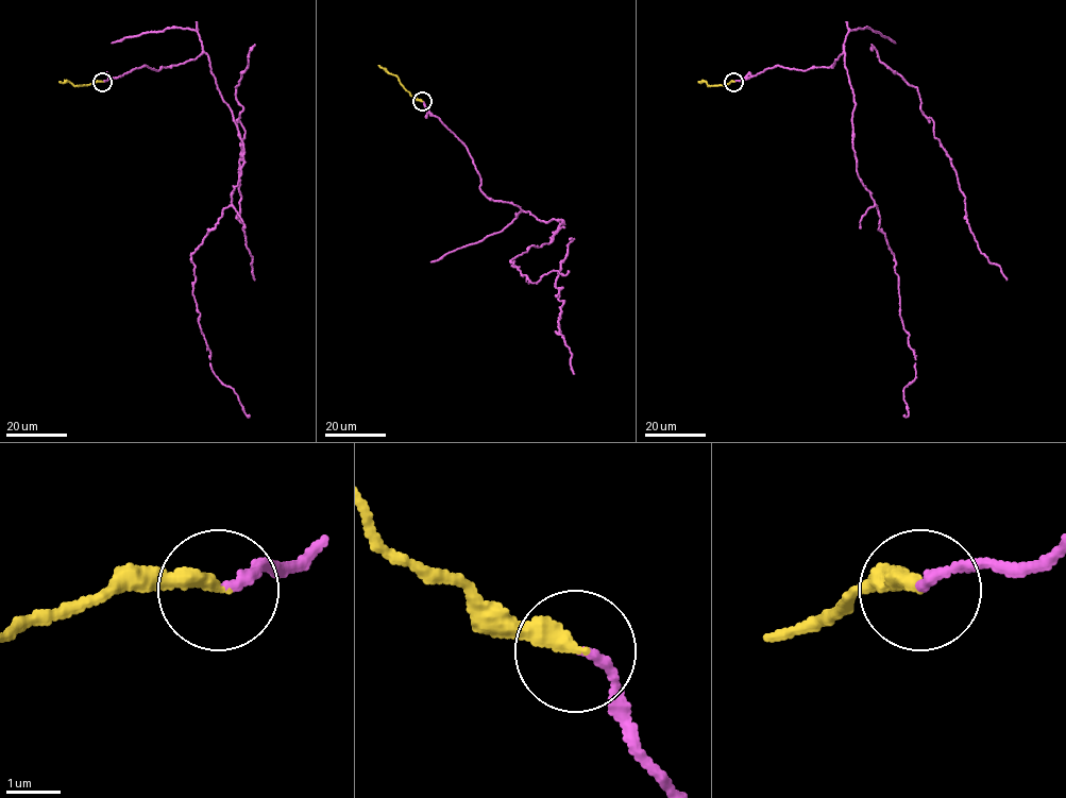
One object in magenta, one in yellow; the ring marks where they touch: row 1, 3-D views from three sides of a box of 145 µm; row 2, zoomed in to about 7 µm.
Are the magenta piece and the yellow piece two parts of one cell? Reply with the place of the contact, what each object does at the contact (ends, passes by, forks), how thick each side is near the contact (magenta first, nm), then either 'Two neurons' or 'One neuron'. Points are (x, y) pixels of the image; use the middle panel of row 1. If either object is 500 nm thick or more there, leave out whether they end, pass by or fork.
Place: (422, 101). At the ring magenta ends. At the ring yellow ends. Thickness 170 nm (magenta) against 360 nm. One neuron

